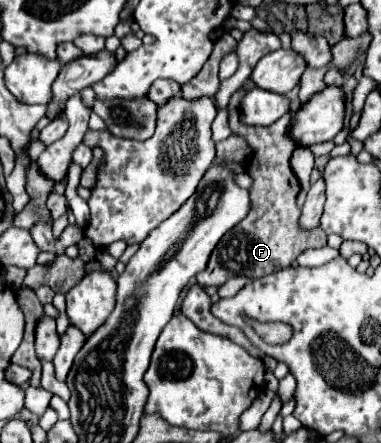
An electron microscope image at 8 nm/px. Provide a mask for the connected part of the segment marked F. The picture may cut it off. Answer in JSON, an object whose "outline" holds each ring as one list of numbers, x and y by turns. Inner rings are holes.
{"outline":[[240,88,230,98,228,122,232,134,242,136,252,148,252,156,246,162,246,172,252,178,250,188,252,208,248,216,240,224,236,224,236,228,230,230,230,234,222,236,220,244,212,250,206,270,196,274,196,280,202,286,222,286,232,276,262,278,266,274,278,272,280,268,292,266,300,256,300,252,326,246,326,234,322,228,304,232,292,226,292,222,298,222,300,216,300,208,294,204,294,194,300,192,300,182,290,168,290,158,292,152,296,150,296,144,288,134,290,114,284,114,278,122,270,126,246,126,240,122,240,100,244,94,246,90]]}

